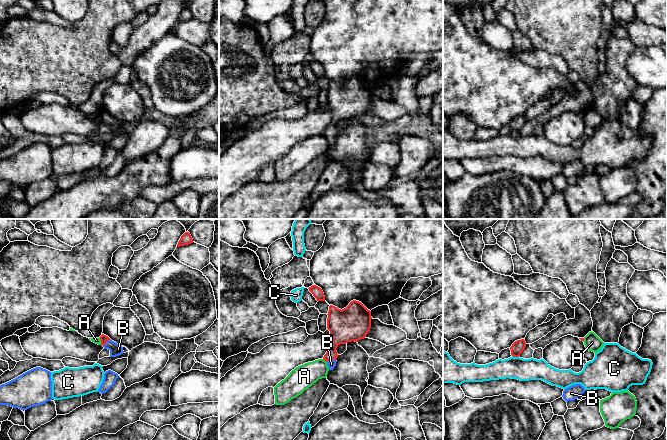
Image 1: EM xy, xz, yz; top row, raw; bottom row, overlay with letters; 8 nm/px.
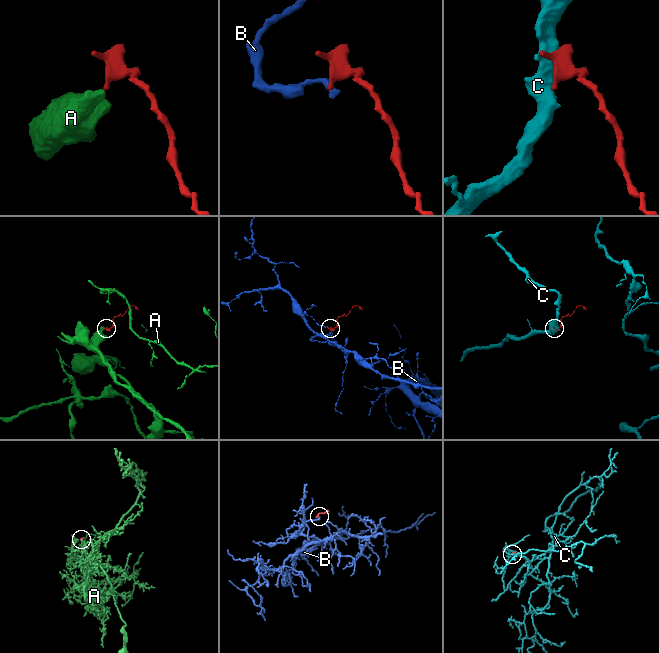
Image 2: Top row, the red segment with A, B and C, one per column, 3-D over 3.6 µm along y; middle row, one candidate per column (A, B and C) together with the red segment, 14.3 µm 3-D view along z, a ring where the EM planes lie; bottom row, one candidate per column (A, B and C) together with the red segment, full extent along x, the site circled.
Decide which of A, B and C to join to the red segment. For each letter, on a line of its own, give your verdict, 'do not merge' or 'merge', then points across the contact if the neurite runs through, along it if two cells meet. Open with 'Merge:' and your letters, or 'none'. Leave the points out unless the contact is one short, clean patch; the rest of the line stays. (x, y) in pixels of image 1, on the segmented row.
Merge: B
A: do not merge; border xz (322, 359), (326, 362)
B: merge; way xz (342, 332), (335, 342), (330, 360), (331, 364)
C: do not merge; border yz (512, 355), (518, 357)

